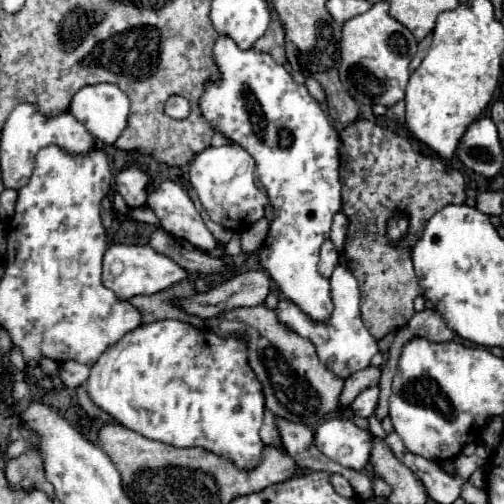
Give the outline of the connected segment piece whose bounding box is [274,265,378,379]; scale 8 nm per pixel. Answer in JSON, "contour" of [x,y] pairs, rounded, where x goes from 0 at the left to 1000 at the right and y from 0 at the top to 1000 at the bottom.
{"contour":[[[671,526],[655,550],[655,565],[659,565],[659,597],[663,597],[663,621],[651,645],[631,645],[623,637],[615,637],[579,597],[571,593],[556,593],[552,609],[544,613],[552,637],[560,645],[567,645],[575,657],[591,661],[595,669],[615,673],[627,685],[631,708],[639,716],[639,724],[659,736],[671,752],[690,752],[698,740],[718,736],[734,724],[738,708],[750,700],[750,681],[746,673],[730,661],[730,653],[722,649],[718,633],[714,633],[714,577],[710,577],[710,562],[702,554],[702,546],[694,542],[694,534],[687,526]]]}

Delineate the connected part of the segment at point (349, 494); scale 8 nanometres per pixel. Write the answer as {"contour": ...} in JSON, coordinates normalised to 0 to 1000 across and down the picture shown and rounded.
{"contour":[[[655,942],[655,958],[659,958],[659,966],[667,970],[671,982],[679,982],[687,990],[698,990],[702,986],[702,970],[694,966],[694,958],[679,942]]]}

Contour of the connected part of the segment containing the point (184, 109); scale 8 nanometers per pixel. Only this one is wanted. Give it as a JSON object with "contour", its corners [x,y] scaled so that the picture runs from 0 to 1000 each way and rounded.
{"contour":[[[341,192],[337,204],[329,204],[329,224],[345,236],[369,236],[377,228],[377,204],[361,192]]]}

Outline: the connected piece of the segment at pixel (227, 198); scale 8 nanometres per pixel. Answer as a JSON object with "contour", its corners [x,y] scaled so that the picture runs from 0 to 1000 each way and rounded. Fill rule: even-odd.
{"contour":[[[452,284],[440,292],[413,292],[385,312],[377,327],[377,363],[393,383],[393,395],[405,419],[425,442],[464,458],[480,458],[524,431],[532,387],[516,379],[512,367],[504,363],[506,333],[508,323],[500,308],[464,284]],[[425,371],[440,371],[440,375],[425,375]]]}

